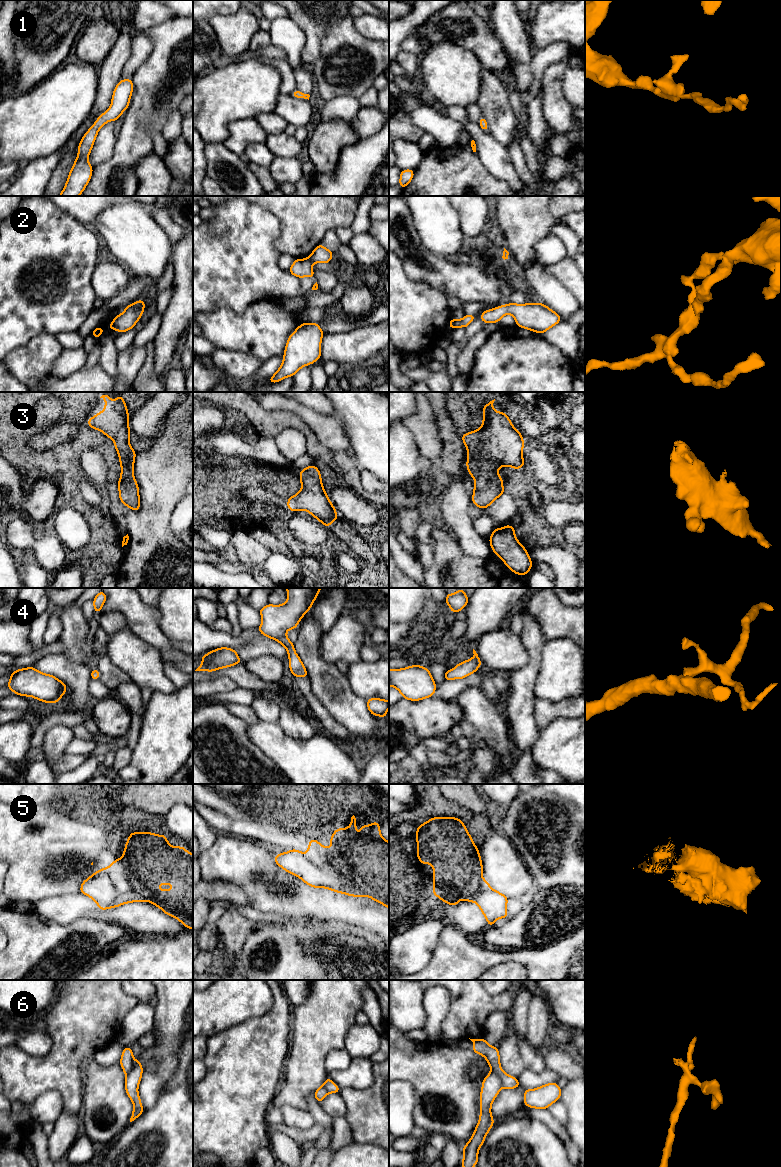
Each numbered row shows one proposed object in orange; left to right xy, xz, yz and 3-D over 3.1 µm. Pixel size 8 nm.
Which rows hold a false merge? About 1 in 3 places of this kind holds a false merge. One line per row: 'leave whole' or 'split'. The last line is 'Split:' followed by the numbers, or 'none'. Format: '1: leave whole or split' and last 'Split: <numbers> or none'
1: leave whole
2: split
3: leave whole
4: leave whole
5: split
6: split
Split: 2, 5, 6

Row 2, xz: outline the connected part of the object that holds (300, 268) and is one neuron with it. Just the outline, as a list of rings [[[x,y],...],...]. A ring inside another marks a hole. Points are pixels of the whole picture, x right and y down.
[[[295,259],[293,264],[291,265],[289,272],[296,276],[297,278],[302,277],[314,277],[314,271],[312,270],[313,262],[309,259]]]

